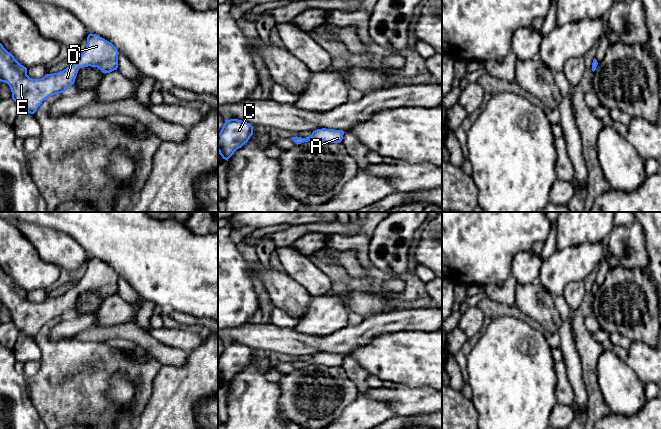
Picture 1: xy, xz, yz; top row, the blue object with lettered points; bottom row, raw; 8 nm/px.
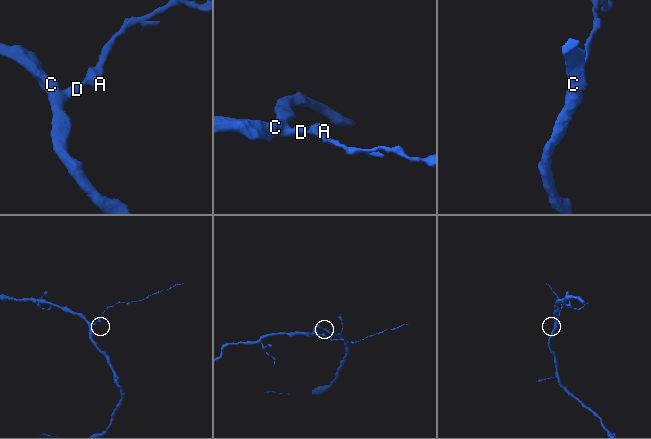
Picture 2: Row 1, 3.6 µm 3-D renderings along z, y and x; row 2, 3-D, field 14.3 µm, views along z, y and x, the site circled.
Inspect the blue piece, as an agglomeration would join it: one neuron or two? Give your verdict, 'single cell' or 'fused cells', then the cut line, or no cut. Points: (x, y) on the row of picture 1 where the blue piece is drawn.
single cell | no cut

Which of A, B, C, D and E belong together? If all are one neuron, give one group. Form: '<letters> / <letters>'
A B C D E

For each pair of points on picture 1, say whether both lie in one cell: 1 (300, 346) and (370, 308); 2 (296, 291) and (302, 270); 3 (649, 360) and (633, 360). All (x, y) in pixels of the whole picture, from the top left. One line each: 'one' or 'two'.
1: one
2: two
3: one

